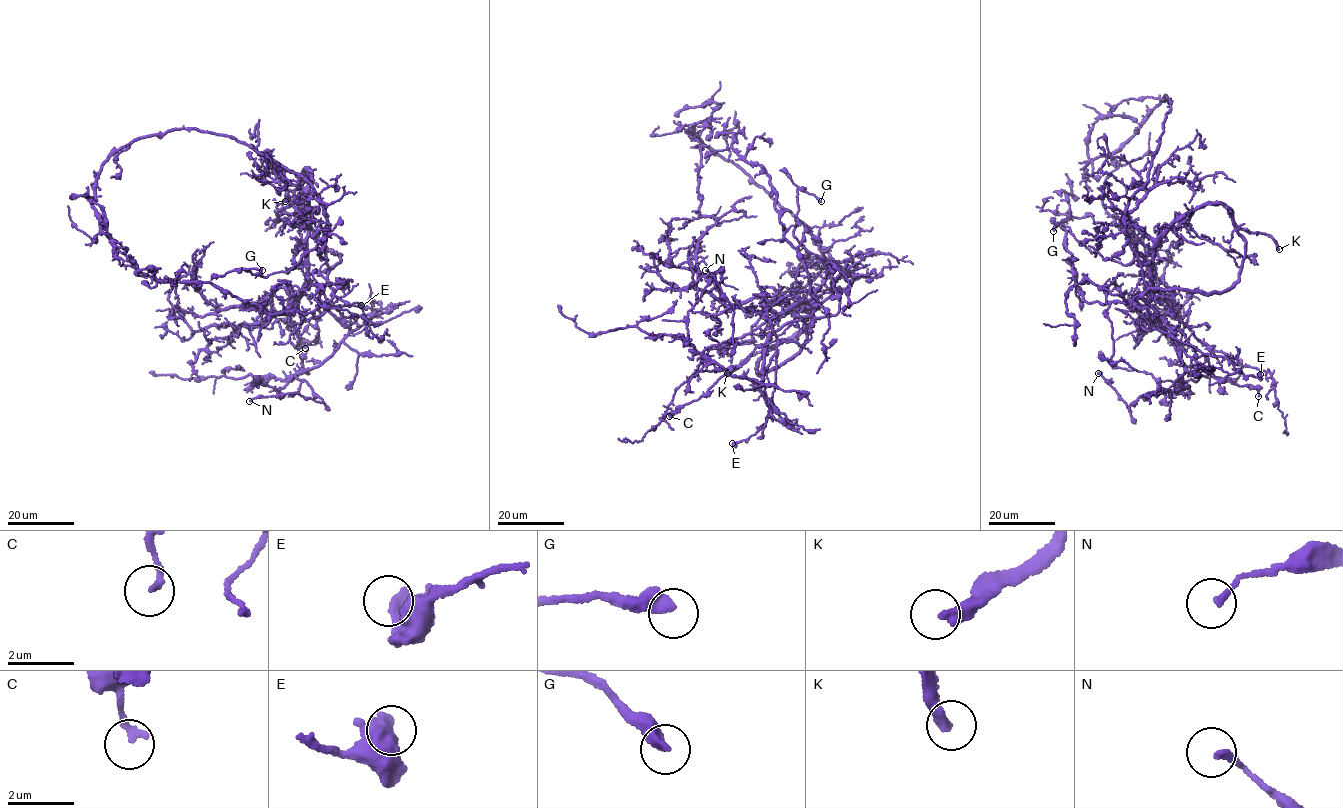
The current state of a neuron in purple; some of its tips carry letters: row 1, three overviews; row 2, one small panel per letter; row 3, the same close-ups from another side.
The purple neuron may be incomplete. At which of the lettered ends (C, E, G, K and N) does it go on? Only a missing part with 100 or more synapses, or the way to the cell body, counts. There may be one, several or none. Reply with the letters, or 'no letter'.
K

